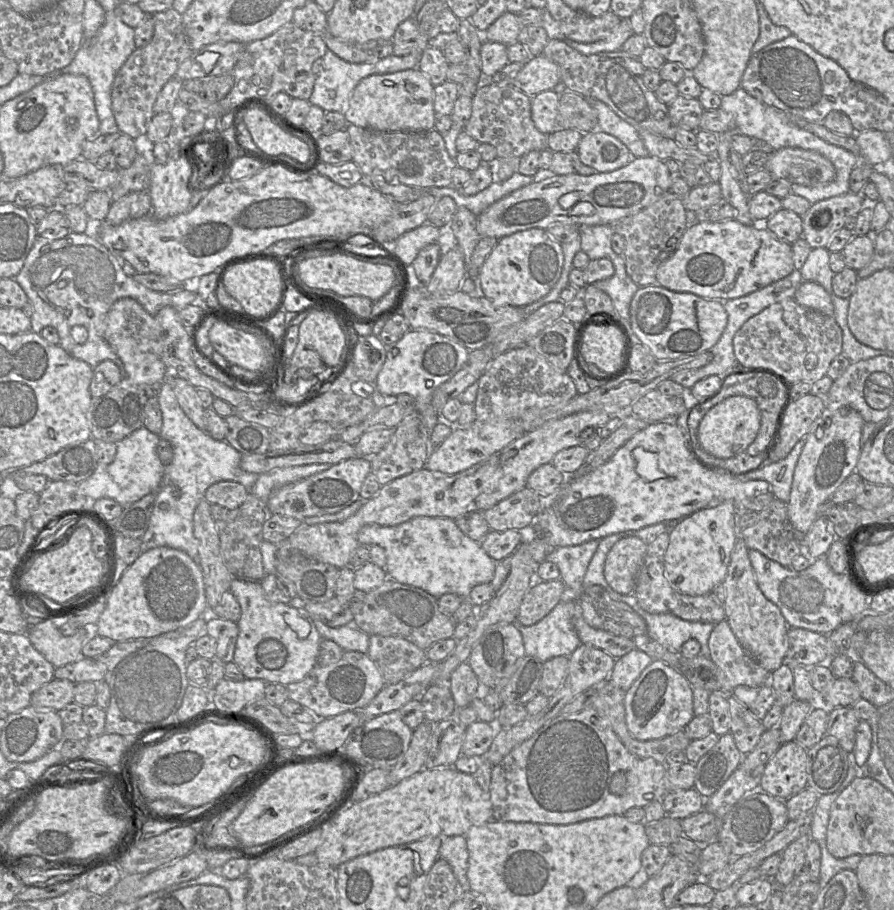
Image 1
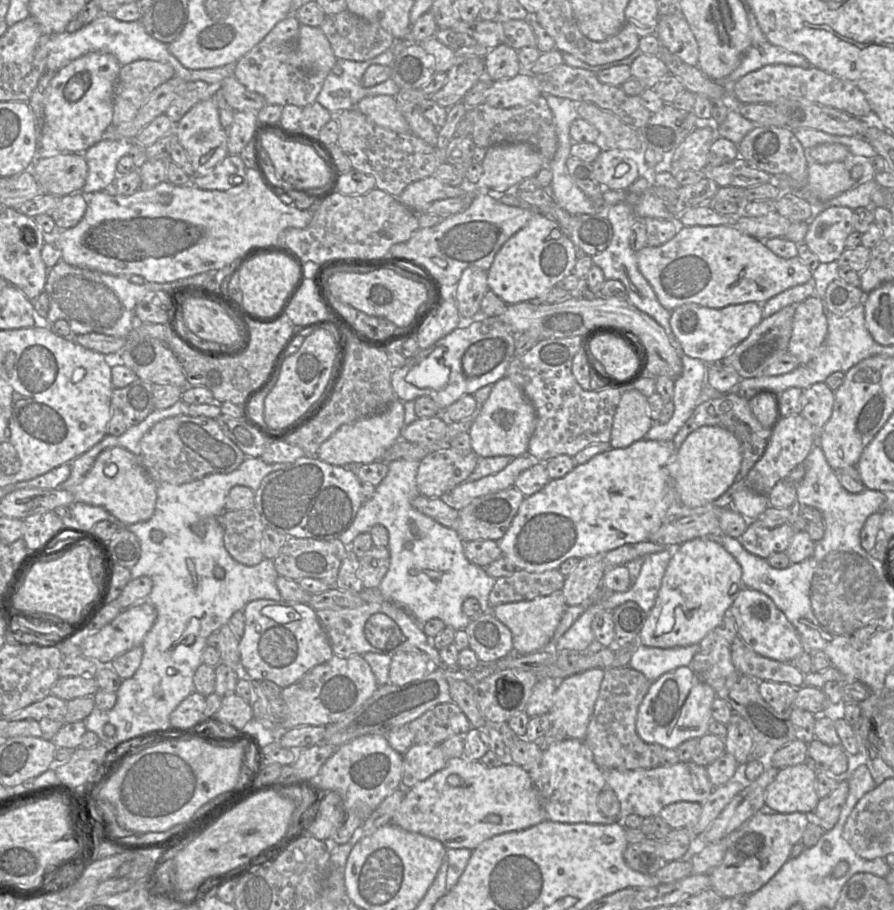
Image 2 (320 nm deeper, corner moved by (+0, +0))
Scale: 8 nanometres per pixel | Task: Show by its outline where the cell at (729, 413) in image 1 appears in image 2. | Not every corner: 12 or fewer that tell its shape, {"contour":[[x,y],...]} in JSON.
{"contour":[[728,429],[691,432],[668,464],[679,501],[705,507],[735,482]]}

